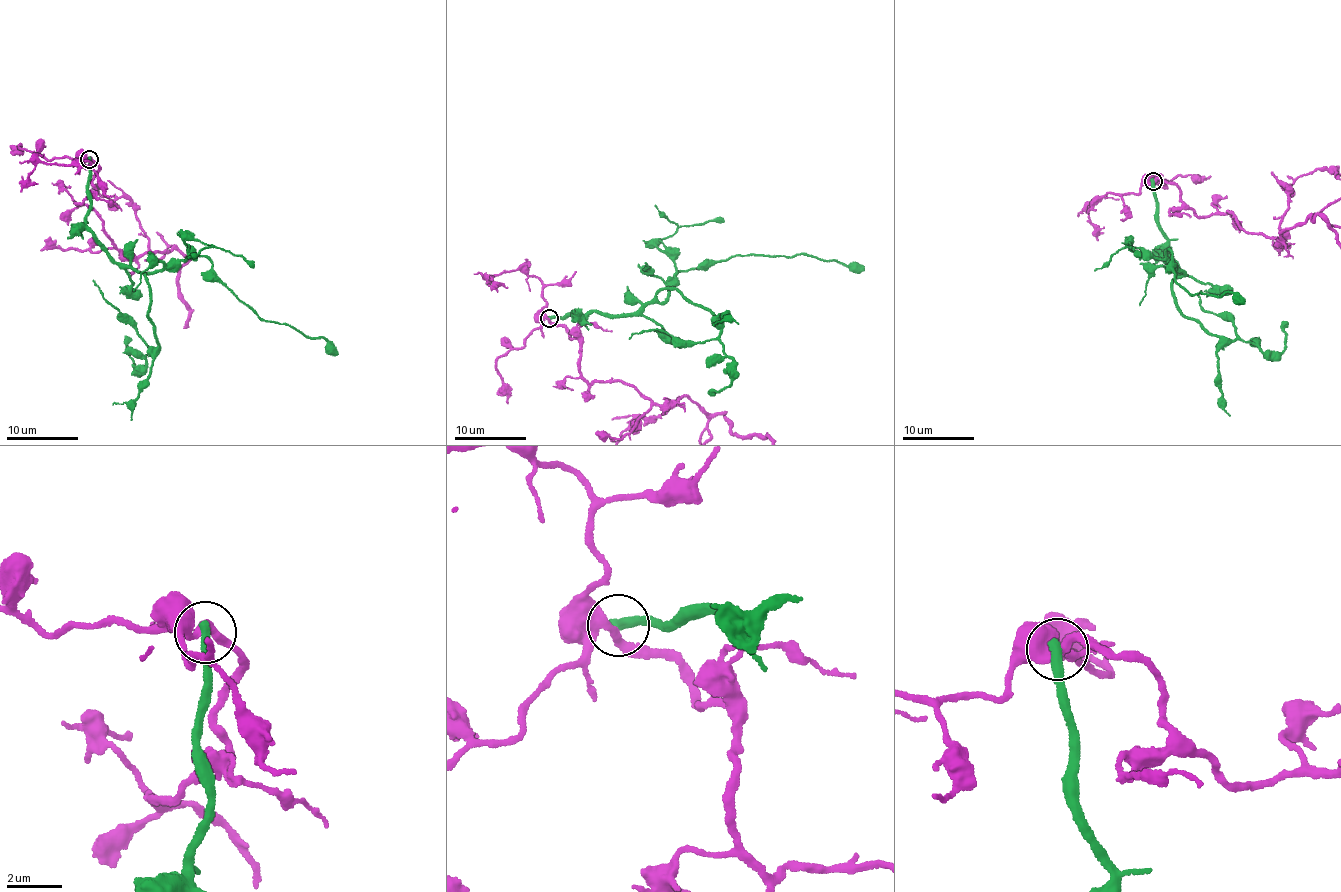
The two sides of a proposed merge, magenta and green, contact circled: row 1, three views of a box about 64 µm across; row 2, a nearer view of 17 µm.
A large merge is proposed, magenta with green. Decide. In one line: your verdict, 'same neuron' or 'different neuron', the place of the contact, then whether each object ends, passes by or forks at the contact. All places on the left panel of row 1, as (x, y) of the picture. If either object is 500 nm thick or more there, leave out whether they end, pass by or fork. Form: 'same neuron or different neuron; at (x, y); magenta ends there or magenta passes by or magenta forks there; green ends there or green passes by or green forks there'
different neuron; at (89, 159); magenta passes by; green ends there

